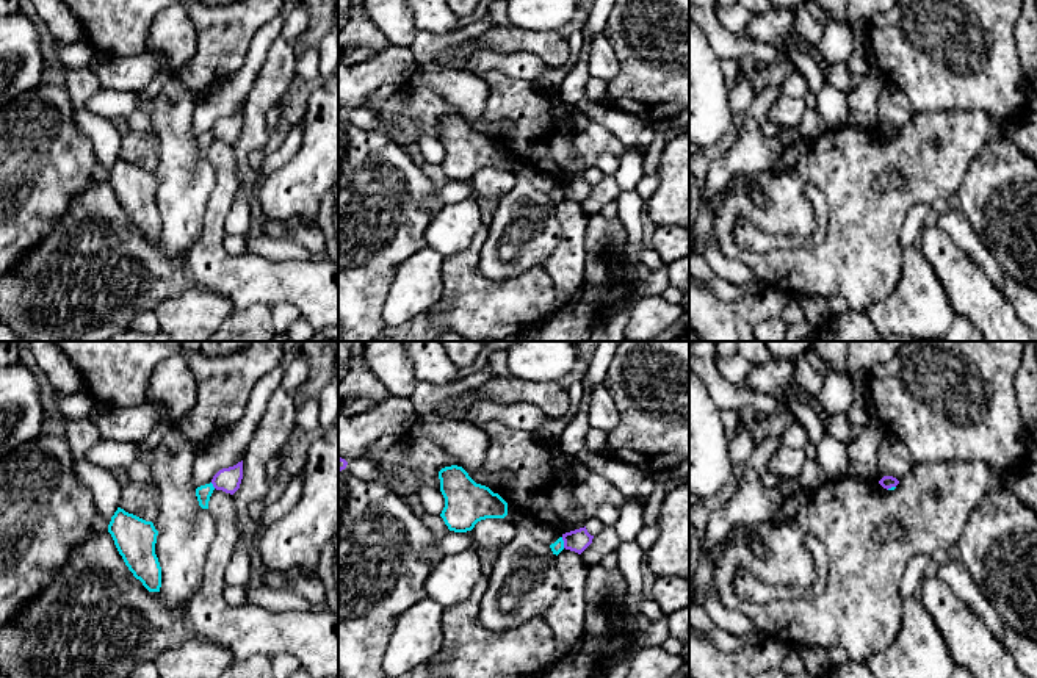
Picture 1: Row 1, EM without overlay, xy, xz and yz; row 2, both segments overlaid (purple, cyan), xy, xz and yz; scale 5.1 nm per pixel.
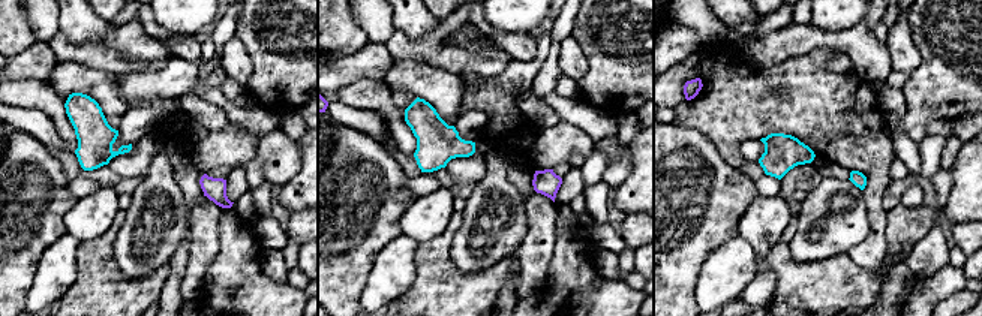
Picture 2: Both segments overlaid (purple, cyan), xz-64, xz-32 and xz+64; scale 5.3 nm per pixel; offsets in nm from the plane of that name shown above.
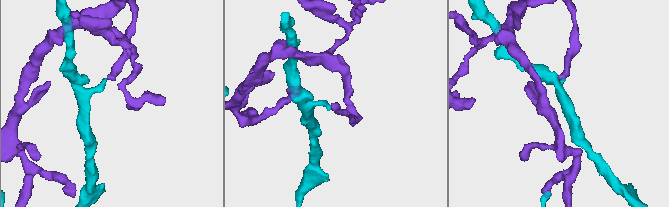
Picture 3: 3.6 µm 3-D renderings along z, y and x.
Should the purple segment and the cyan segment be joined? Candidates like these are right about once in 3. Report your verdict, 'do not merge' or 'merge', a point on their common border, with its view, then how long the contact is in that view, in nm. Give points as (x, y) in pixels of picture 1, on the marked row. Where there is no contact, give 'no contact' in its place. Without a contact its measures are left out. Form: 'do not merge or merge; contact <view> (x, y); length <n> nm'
do not merge; contact xz (564, 542); length 60 nm

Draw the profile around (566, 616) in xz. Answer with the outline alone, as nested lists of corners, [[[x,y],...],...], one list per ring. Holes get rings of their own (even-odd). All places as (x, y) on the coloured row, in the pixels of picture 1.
[[[565,548],[556,556],[555,564],[561,576],[561,592],[542,618],[550,626],[558,648],[570,655],[583,636],[587,612],[584,597],[587,567],[581,562],[581,554]]]

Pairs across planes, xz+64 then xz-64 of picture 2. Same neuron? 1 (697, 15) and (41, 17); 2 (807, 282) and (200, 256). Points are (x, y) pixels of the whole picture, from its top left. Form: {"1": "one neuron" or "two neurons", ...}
{"1": "one neuron", "2": "two neurons"}

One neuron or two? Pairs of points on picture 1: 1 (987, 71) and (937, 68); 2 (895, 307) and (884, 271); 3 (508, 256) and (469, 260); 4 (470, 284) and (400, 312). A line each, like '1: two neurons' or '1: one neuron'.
1: one neuron
2: two neurons
3: two neurons
4: two neurons

